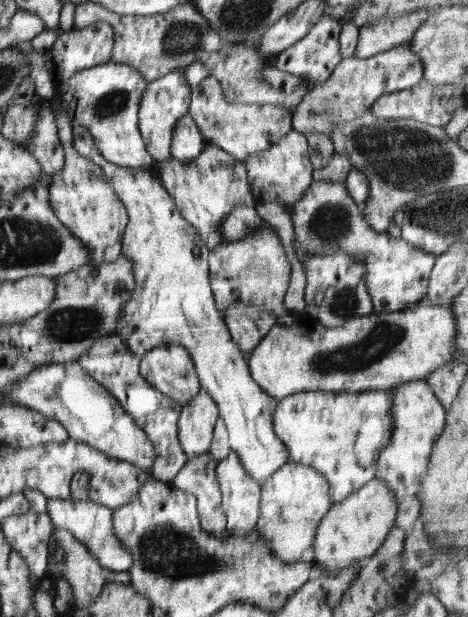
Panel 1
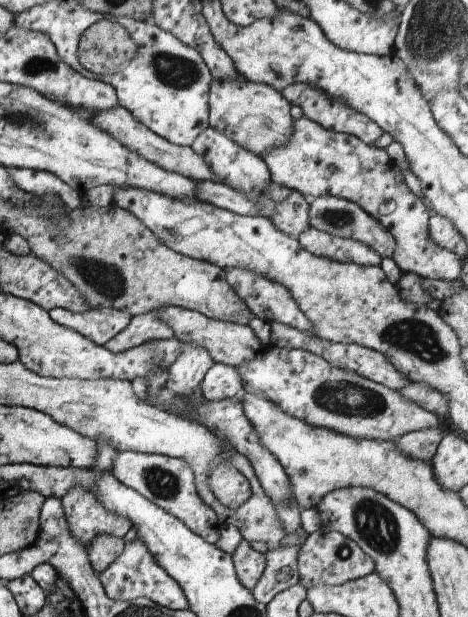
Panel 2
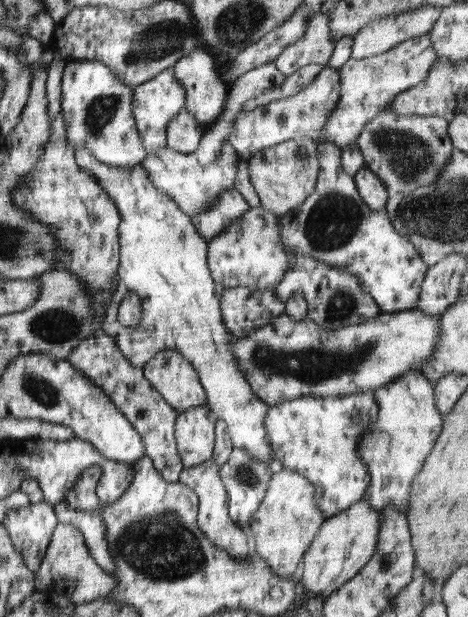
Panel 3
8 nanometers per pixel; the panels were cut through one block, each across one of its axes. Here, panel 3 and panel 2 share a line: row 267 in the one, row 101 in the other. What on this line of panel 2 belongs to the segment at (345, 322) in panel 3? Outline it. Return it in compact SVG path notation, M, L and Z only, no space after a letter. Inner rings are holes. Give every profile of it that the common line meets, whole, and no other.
M296 82L284 88L281 93L292 107L299 106L306 117L328 130L355 136L369 145L374 145L374 142L376 142L376 140L383 134L382 128L380 128L373 120L370 120L364 113L358 112L356 108L352 108L352 106L346 104L346 102L331 100L324 94L324 92L322 92L322 90L318 90L318 88L310 86L310 84Z

